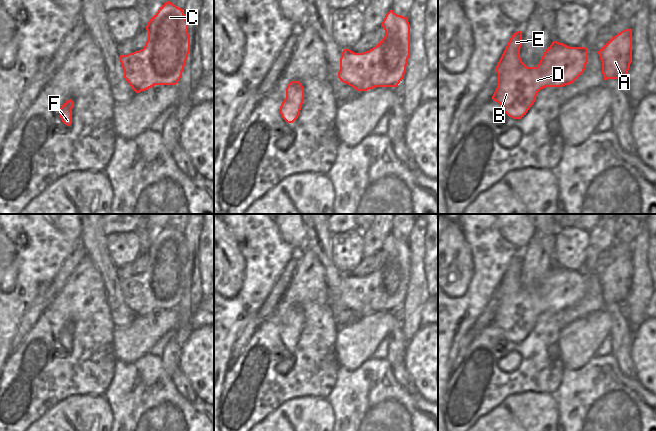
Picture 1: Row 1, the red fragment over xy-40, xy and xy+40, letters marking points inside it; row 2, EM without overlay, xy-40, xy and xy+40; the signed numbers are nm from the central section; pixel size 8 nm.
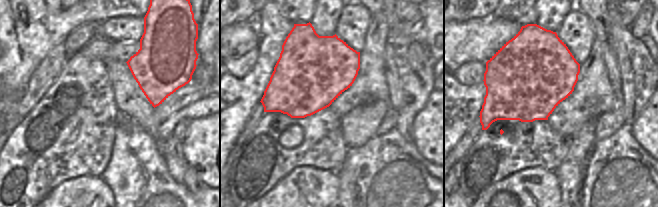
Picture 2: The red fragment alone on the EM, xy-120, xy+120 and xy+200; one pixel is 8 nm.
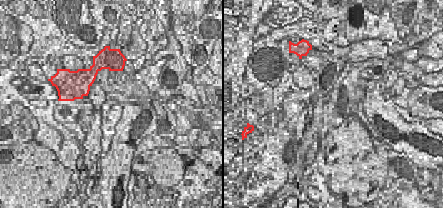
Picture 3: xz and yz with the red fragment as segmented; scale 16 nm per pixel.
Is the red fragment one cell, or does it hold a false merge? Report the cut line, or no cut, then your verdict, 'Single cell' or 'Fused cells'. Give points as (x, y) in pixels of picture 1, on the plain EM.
No split. Single cell.

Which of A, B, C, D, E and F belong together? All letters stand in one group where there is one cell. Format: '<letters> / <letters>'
A B C D E F

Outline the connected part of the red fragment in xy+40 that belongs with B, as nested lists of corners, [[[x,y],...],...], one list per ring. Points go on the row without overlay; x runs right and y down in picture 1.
[[[517,255],[510,262],[497,290],[498,310],[492,323],[499,327],[504,336],[513,343],[526,339],[536,324],[538,316],[545,311],[563,311],[576,305],[584,296],[588,286],[586,271],[569,271],[553,265],[544,276],[537,291],[527,291],[520,282],[522,256]]]

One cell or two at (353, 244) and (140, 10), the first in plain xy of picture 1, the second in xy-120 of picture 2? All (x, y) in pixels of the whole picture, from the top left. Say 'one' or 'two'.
two

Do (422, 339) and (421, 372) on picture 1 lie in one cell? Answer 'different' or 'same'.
same

